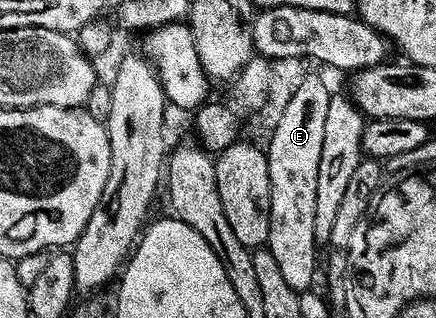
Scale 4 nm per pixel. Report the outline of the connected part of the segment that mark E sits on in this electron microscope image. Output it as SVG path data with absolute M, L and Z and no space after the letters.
M314 71L307 72L302 84L292 93L292 98L286 104L276 127L270 132L268 137L270 143L266 145L267 169L270 171L270 231L267 232L265 246L277 260L282 279L290 284L292 290L299 293L307 292L313 286L311 283L316 275L318 246L314 239L314 212L317 199L318 162L324 156L323 130L326 128L327 108L331 96L331 90L328 90L321 75Z

